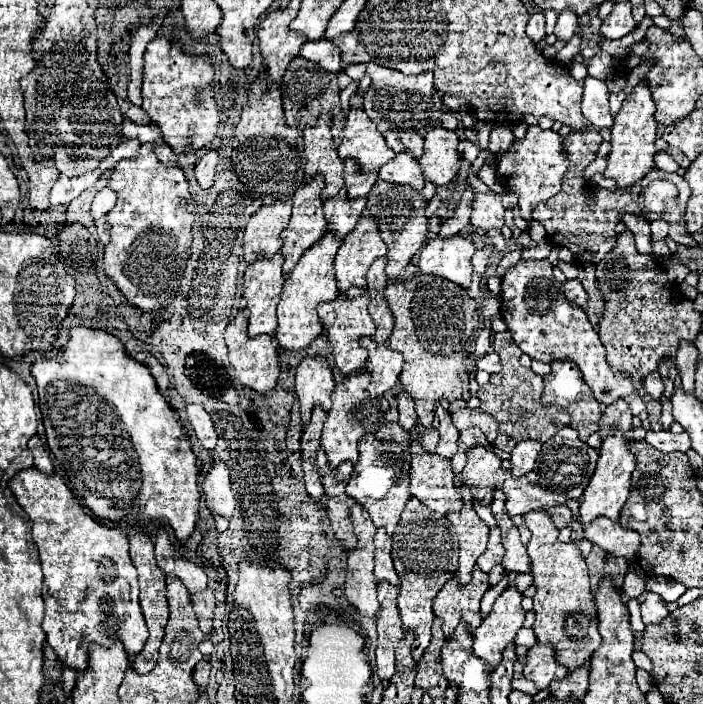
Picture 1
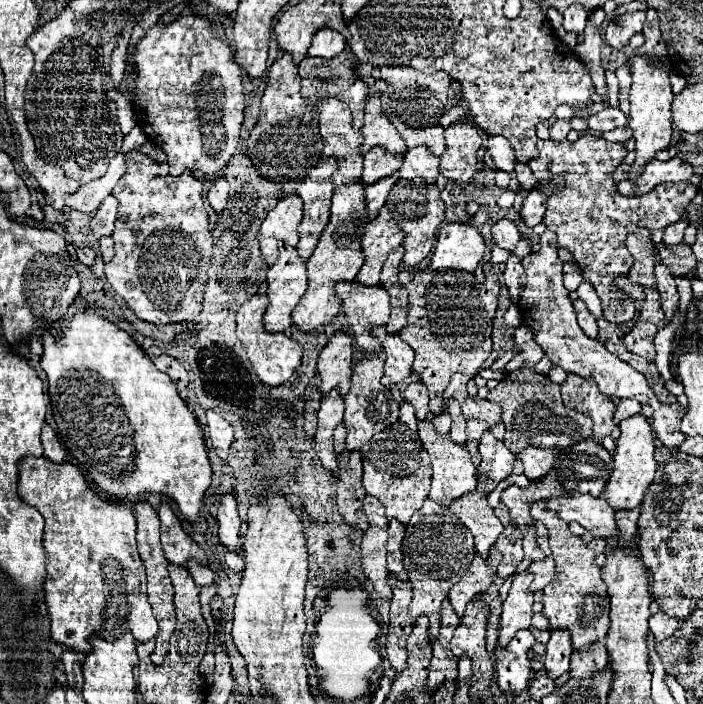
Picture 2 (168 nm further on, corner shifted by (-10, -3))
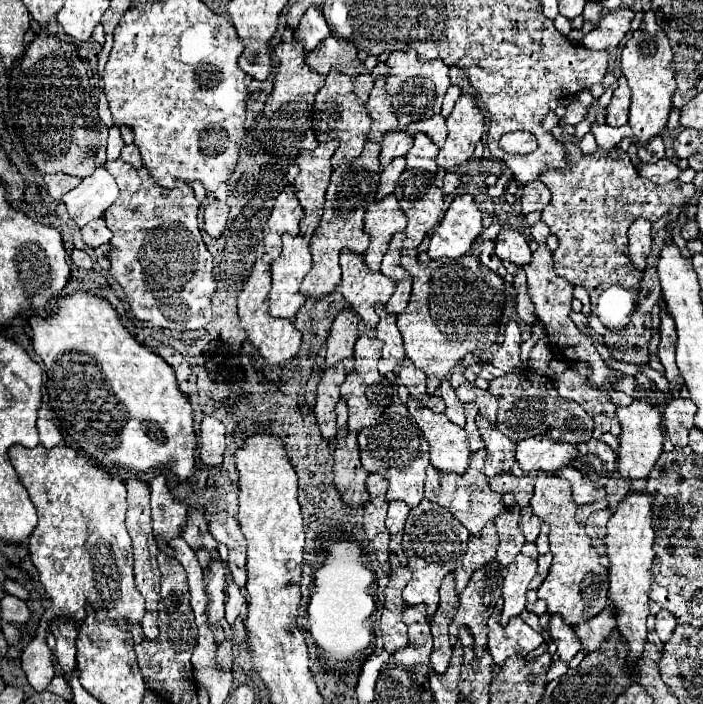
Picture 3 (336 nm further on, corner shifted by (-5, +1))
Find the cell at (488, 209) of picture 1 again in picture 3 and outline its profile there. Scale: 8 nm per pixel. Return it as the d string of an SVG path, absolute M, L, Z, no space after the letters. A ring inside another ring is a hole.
M503 229L495 239L495 253L499 259L507 259L517 265L525 265L531 259L525 237L513 229Z

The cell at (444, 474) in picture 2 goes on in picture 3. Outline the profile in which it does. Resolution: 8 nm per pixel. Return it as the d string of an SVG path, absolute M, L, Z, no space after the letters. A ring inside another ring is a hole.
M411 399L415 405L413 419L425 435L431 451L431 465L443 473L463 475L469 469L469 441L463 427L451 423L443 413L433 413L421 403Z

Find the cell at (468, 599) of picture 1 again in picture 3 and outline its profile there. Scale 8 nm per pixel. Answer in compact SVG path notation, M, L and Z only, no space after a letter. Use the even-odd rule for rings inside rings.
M487 523L481 531L479 537L471 537L467 543L467 553L463 555L461 567L457 567L455 573L455 593L461 595L463 589L467 587L471 575L475 571L479 571L479 567L485 567L487 563L491 563L495 559L499 547L499 537L497 537L497 529L495 523Z

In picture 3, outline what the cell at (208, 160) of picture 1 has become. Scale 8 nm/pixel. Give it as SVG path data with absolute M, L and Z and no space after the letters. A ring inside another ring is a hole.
M214 200L205 207L205 219L203 219L203 229L211 237L219 237L223 234L227 225L229 207L225 202Z

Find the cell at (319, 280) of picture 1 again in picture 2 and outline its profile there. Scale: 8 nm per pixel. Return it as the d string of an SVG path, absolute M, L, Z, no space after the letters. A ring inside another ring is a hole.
M356 179L352 185L344 185L332 195L332 215L326 229L320 235L318 247L308 259L308 291L302 295L296 305L292 319L302 331L314 331L320 325L330 323L340 311L340 299L334 293L338 281L354 281L356 273L364 263L362 255L362 235L366 227L366 203L364 203L364 185Z

